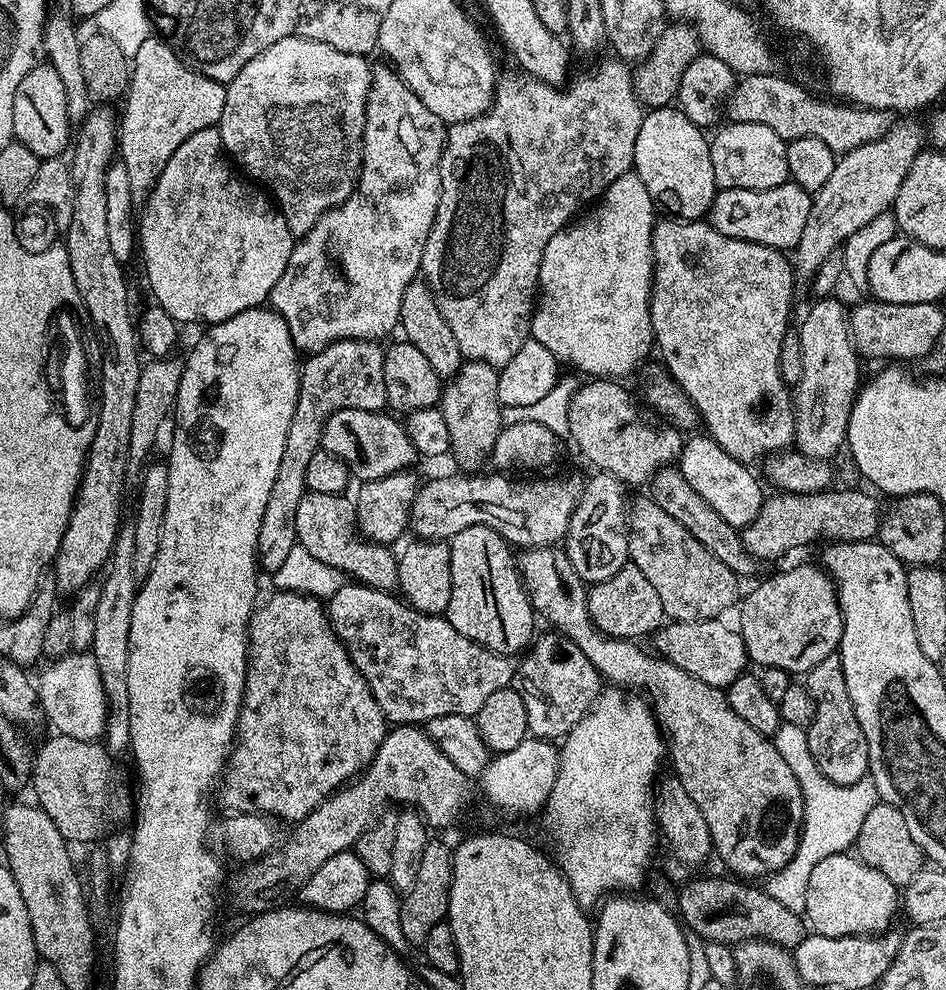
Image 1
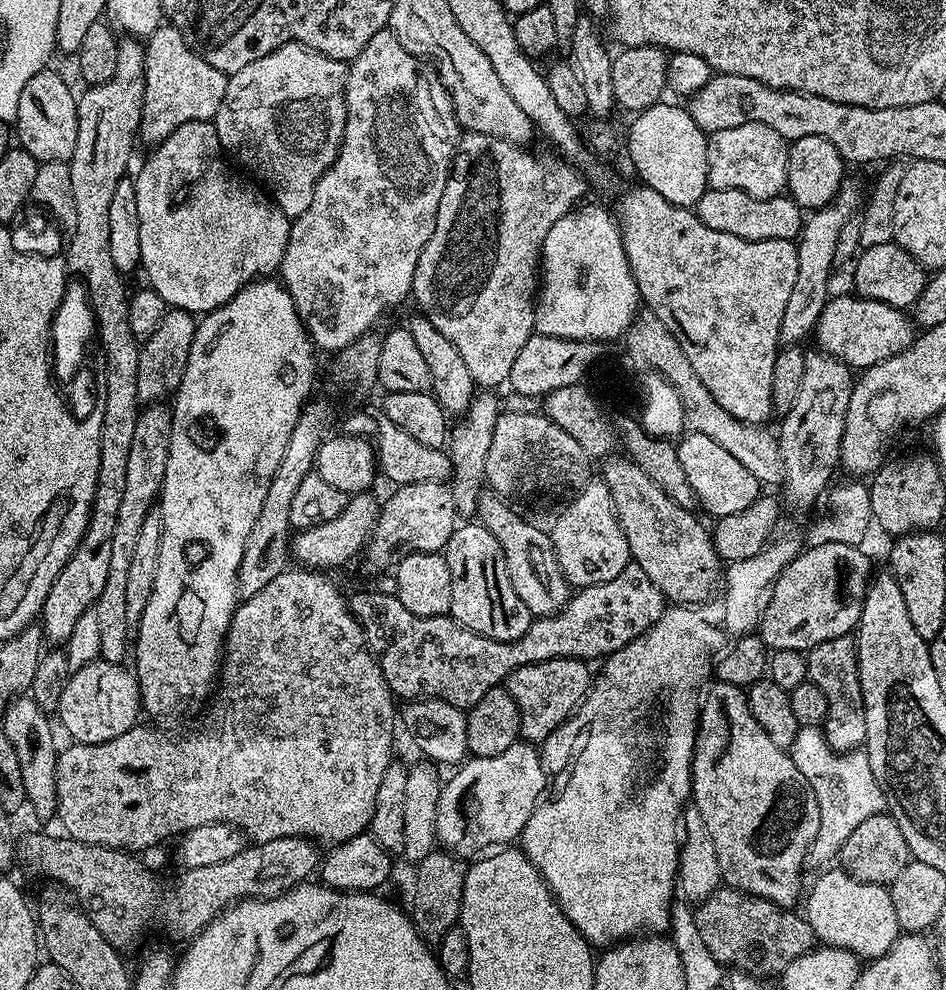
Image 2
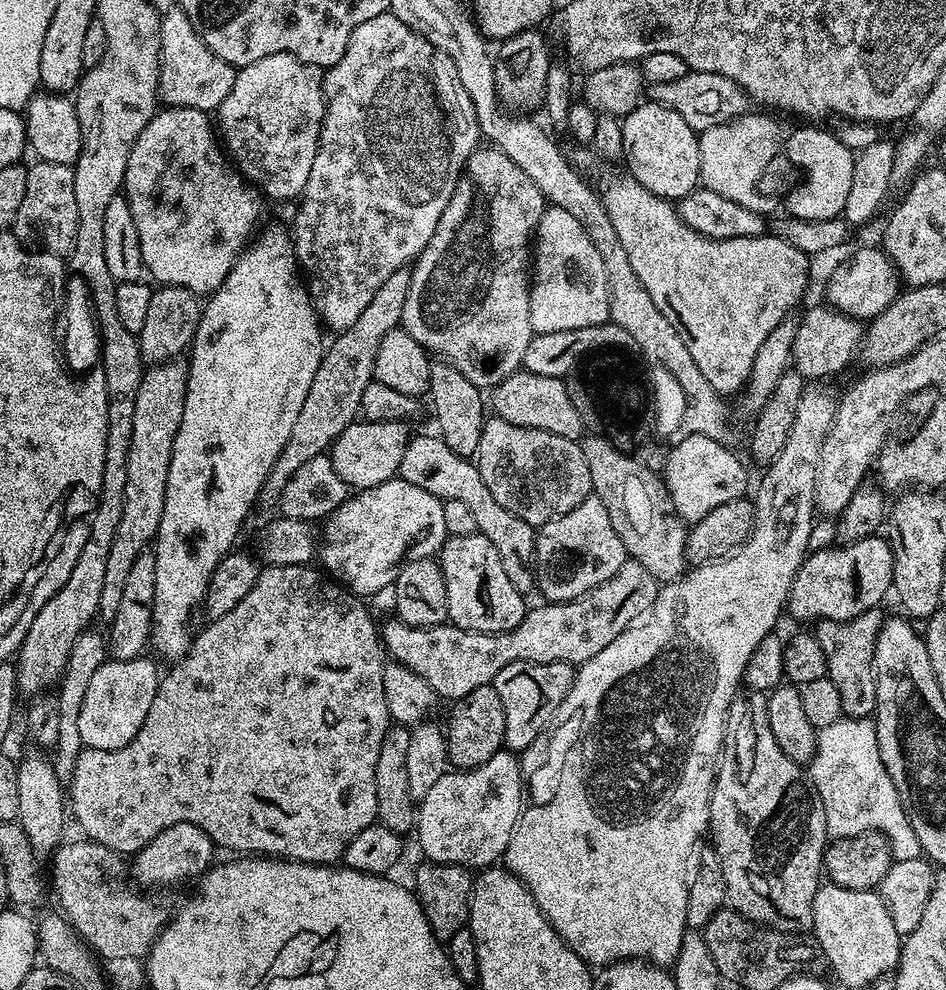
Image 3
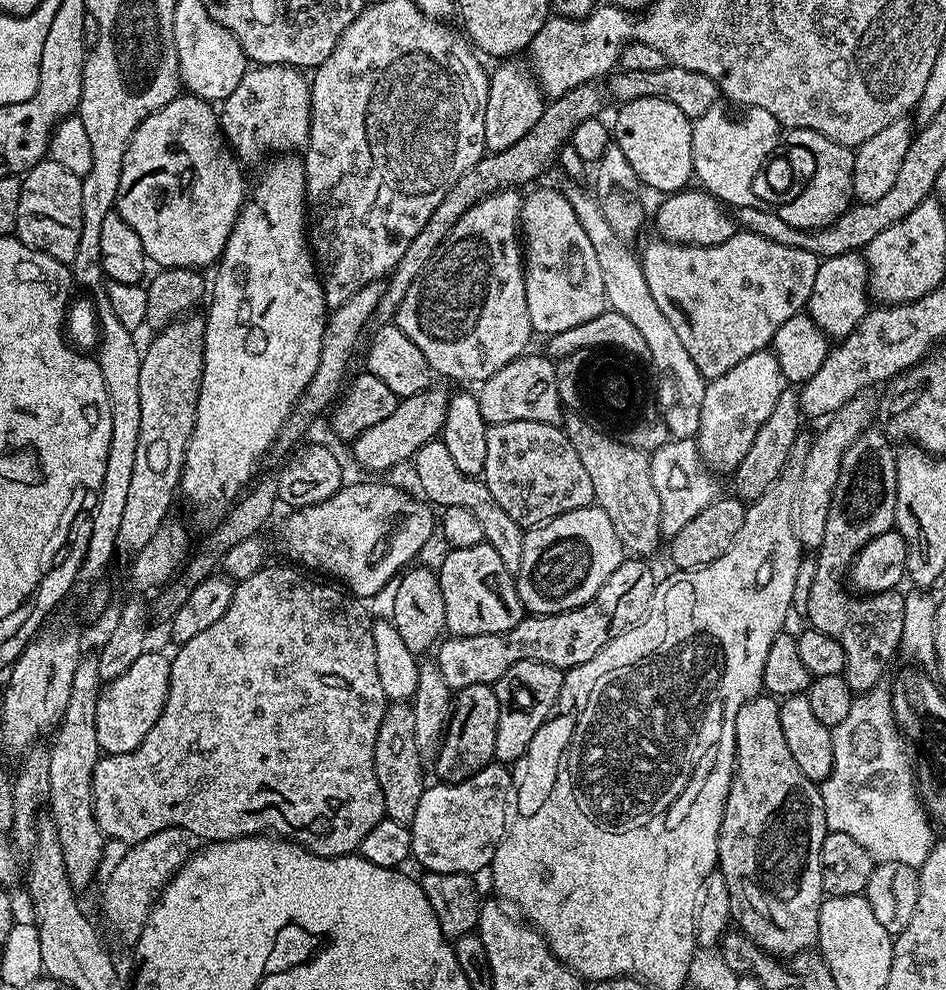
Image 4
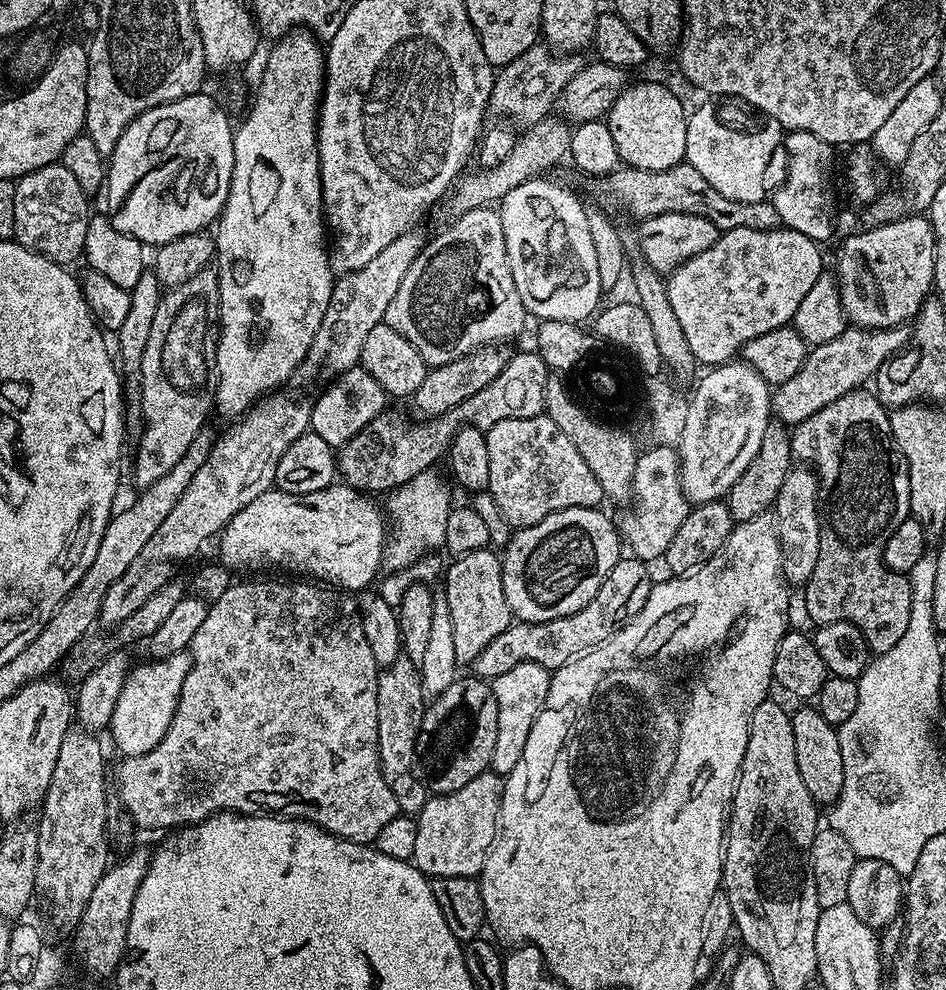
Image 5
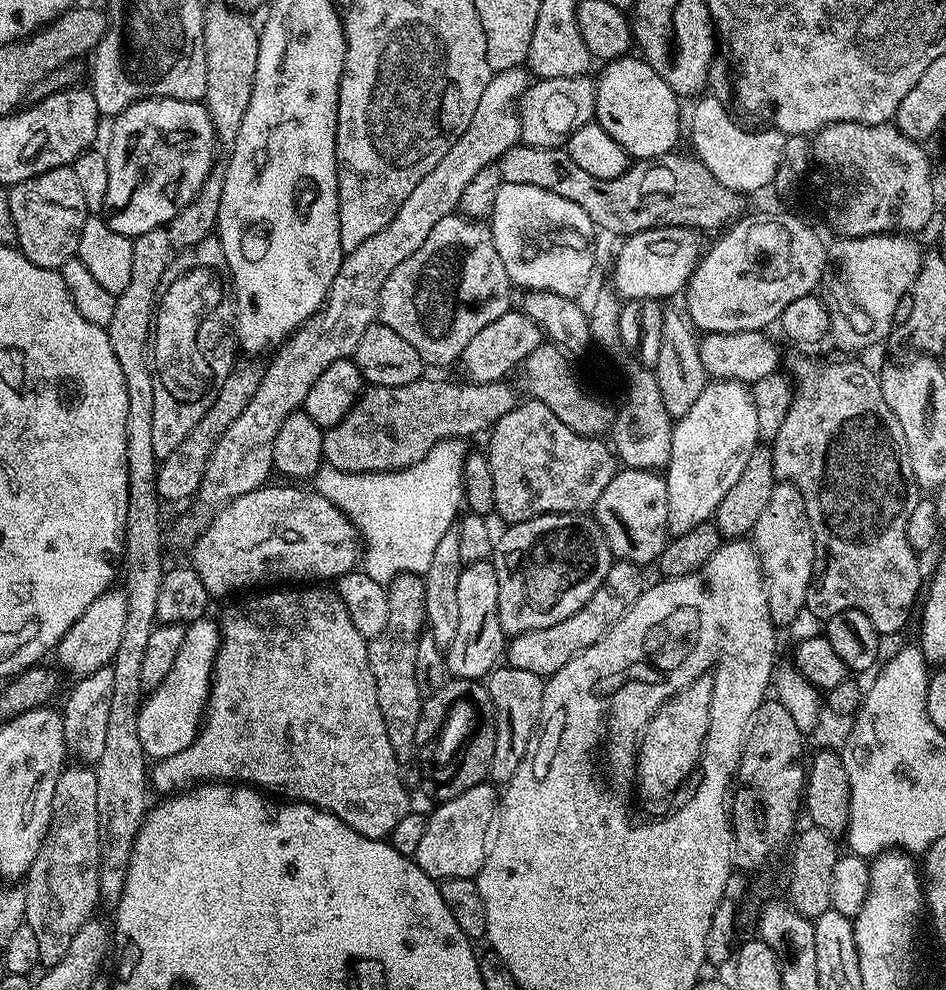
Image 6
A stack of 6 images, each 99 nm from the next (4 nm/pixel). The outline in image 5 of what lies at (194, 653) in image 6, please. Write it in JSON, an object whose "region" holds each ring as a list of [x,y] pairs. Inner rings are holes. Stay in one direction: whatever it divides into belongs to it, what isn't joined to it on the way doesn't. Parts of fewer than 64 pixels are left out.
{"region":[[[182,651],[170,654],[170,658],[152,658],[149,661],[149,664],[135,665],[128,681],[122,686],[122,694],[118,694],[118,706],[114,706],[110,733],[117,750],[121,752],[120,756],[124,758],[146,754],[162,742],[180,702],[190,656],[187,651]]]}

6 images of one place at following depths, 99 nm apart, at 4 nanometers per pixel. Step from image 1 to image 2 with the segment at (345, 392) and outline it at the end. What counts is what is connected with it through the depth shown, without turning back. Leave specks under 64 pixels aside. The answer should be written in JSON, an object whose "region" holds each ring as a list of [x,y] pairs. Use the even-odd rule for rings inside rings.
{"region":[[[309,399],[301,410],[298,422],[290,434],[290,442],[286,442],[282,462],[278,462],[278,470],[274,470],[270,478],[266,499],[262,502],[262,510],[254,521],[254,527],[250,529],[250,538],[246,538],[246,550],[242,554],[238,573],[238,592],[241,597],[258,594],[258,590],[263,590],[269,582],[274,582],[274,578],[278,578],[278,574],[282,574],[289,567],[290,502],[294,502],[294,493],[302,478],[314,471],[320,443],[329,435],[328,427],[332,424],[331,406],[316,399]]]}

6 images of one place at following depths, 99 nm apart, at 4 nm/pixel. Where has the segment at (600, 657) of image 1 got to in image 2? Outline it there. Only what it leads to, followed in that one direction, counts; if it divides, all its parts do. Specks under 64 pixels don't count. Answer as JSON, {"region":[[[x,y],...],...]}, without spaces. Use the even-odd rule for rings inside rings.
{"region":[[[488,490],[480,497],[476,505],[476,516],[494,538],[498,538],[498,546],[502,546],[502,554],[506,558],[506,574],[510,574],[510,586],[514,586],[514,594],[522,598],[522,606],[530,610],[534,618],[552,616],[561,612],[568,605],[570,585],[558,566],[558,558],[552,549],[552,537],[536,524],[523,520],[515,512],[511,503],[505,502],[495,492]],[[716,682],[703,697],[700,723],[696,725],[696,753],[692,755],[690,800],[704,816],[710,842],[714,842],[721,881],[740,892],[766,898],[779,908],[795,909],[796,899],[802,896],[800,871],[806,868],[808,851],[820,825],[818,802],[814,790],[810,790],[810,782],[802,778],[802,770],[794,766],[791,755],[774,746],[754,718],[743,687]]]}

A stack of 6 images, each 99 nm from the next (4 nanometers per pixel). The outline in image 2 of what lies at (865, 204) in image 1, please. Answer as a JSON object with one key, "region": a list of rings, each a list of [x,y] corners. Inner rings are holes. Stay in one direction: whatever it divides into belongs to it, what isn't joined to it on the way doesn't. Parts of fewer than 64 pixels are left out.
{"region":[[[851,182],[840,186],[840,192],[833,198],[832,203],[825,208],[815,209],[812,216],[803,221],[800,235],[795,241],[798,254],[798,278],[794,281],[794,290],[790,290],[790,298],[786,302],[786,310],[782,313],[782,326],[780,327],[780,344],[796,346],[813,335],[816,323],[822,314],[822,306],[827,302],[830,289],[828,279],[832,276],[834,265],[834,246],[838,242],[838,234],[842,234],[842,226],[853,219],[854,213],[861,207],[862,194]]]}

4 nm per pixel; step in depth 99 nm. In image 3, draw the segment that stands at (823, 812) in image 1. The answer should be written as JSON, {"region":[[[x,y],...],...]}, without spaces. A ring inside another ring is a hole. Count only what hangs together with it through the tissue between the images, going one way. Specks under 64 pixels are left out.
{"region":[[[841,718],[819,729],[810,783],[822,802],[829,837],[841,840],[863,832],[881,832],[892,847],[893,861],[921,859],[920,843],[904,813],[900,792],[880,757],[876,726],[871,719]]]}

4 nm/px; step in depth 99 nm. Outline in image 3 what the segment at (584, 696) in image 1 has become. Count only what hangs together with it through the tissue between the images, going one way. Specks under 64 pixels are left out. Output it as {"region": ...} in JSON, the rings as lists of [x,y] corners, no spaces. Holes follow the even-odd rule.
{"region":[[[510,662],[506,670],[502,670],[495,678],[494,686],[498,690],[498,698],[502,698],[502,710],[506,710],[506,734],[504,748],[513,754],[520,754],[523,748],[528,748],[540,736],[544,727],[547,729],[553,723],[552,715],[559,713],[564,706],[568,691],[572,689],[574,675],[573,665],[562,662]]]}

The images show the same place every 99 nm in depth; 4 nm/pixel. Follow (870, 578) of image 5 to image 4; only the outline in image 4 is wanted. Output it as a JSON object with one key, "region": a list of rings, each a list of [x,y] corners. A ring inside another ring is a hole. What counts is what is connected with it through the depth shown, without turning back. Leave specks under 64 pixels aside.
{"region":[[[869,430],[861,432],[860,437],[856,439],[853,444],[846,450],[846,454],[842,460],[842,466],[840,467],[840,477],[836,483],[836,493],[832,496],[832,509],[830,514],[826,518],[826,534],[824,535],[824,543],[820,545],[816,556],[816,569],[810,572],[812,577],[812,585],[810,586],[810,598],[808,599],[808,610],[806,613],[807,623],[811,627],[818,629],[822,634],[826,634],[830,638],[834,638],[834,642],[838,642],[838,646],[842,646],[844,651],[844,670],[843,678],[848,684],[848,687],[852,689],[853,693],[863,694],[865,692],[872,691],[881,683],[880,680],[884,676],[884,667],[888,664],[888,659],[891,658],[895,652],[898,652],[900,648],[900,639],[902,638],[902,614],[904,613],[904,596],[899,591],[893,590],[891,592],[873,592],[871,594],[851,594],[847,596],[843,592],[844,584],[846,588],[846,577],[850,572],[850,565],[853,560],[856,559],[857,554],[862,550],[862,546],[866,546],[866,542],[870,542],[874,538],[878,538],[878,534],[886,534],[893,531],[896,522],[896,458],[898,452],[894,447],[893,441],[889,440],[887,435],[883,431]]]}

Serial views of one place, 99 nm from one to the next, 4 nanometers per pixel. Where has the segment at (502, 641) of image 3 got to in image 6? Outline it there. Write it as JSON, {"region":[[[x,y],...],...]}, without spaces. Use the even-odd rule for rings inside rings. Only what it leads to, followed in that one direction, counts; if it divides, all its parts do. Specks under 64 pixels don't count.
{"region":[[[613,559],[606,578],[602,578],[602,586],[598,586],[598,590],[590,594],[582,610],[574,610],[570,618],[562,618],[562,622],[554,622],[554,626],[530,630],[507,641],[507,667],[530,670],[530,674],[538,674],[541,678],[547,678],[562,670],[562,666],[566,666],[570,658],[590,650],[590,646],[598,643],[628,613],[630,606],[638,602],[646,587],[644,572],[641,565],[632,564],[628,560]]]}

